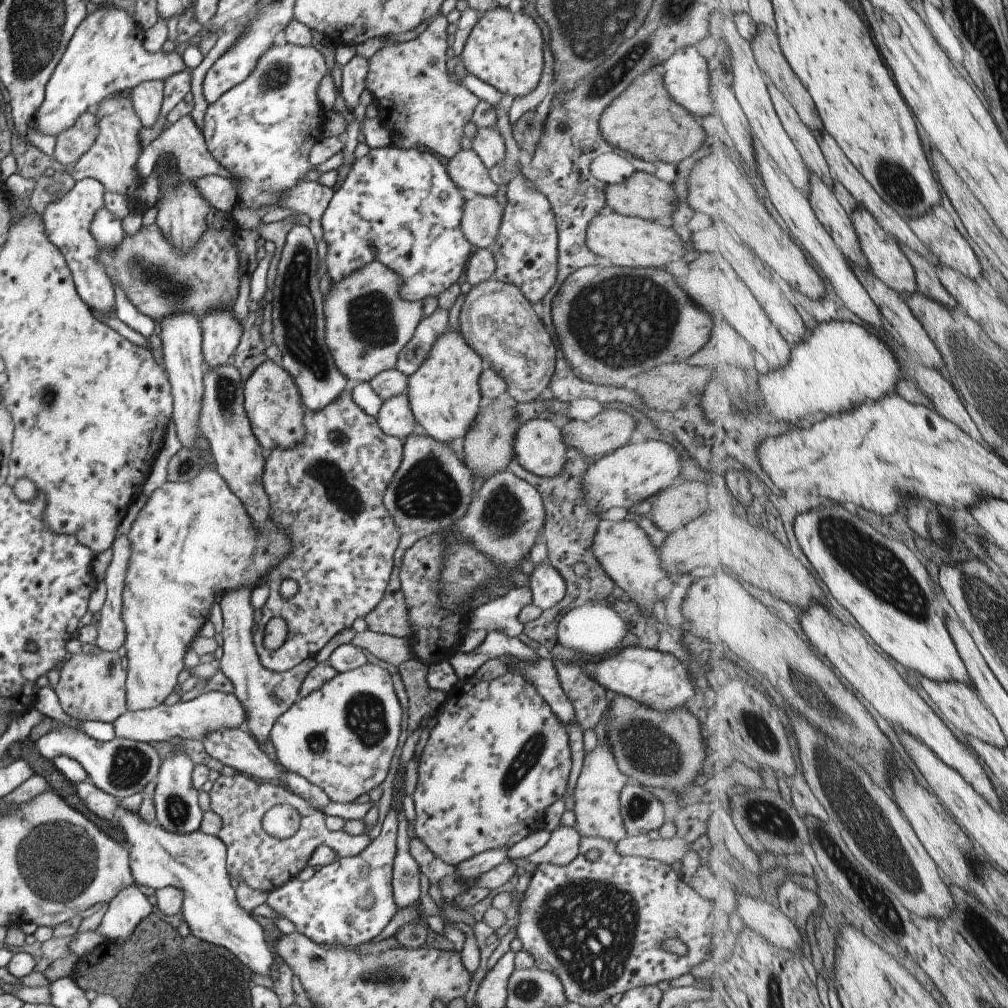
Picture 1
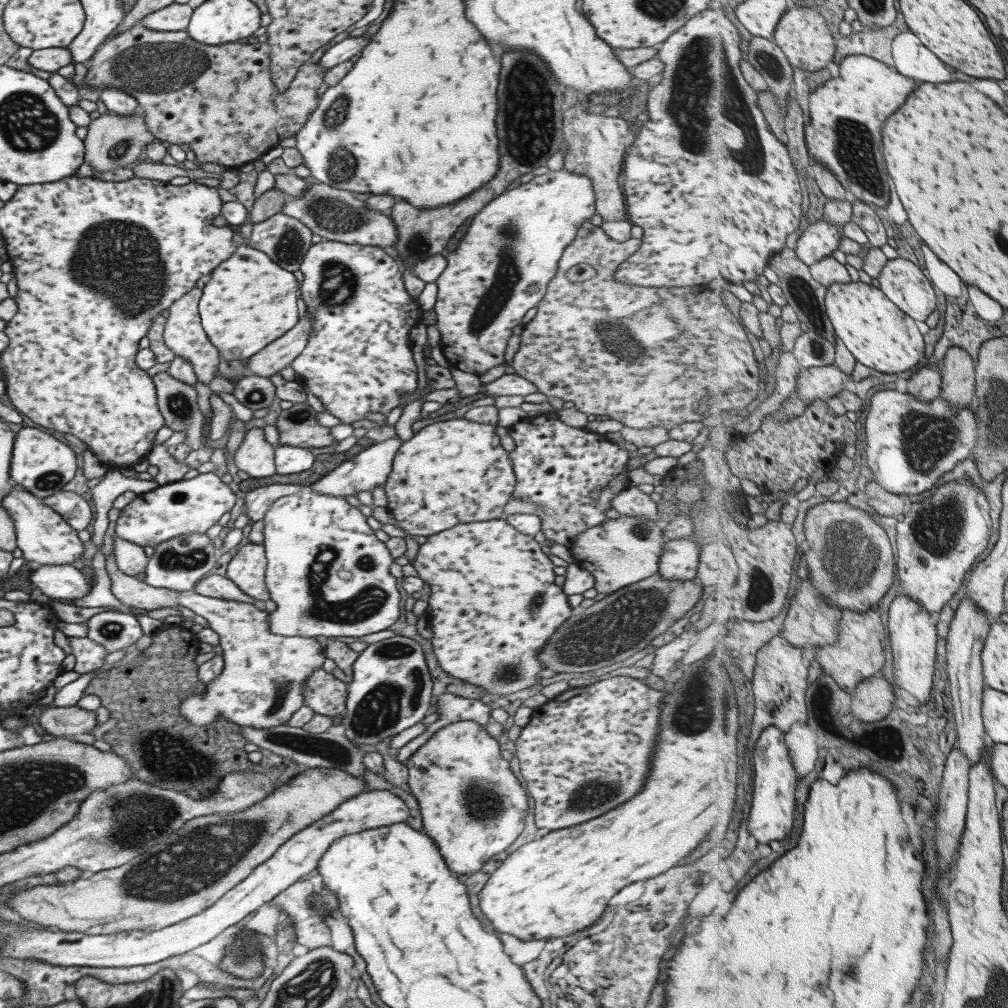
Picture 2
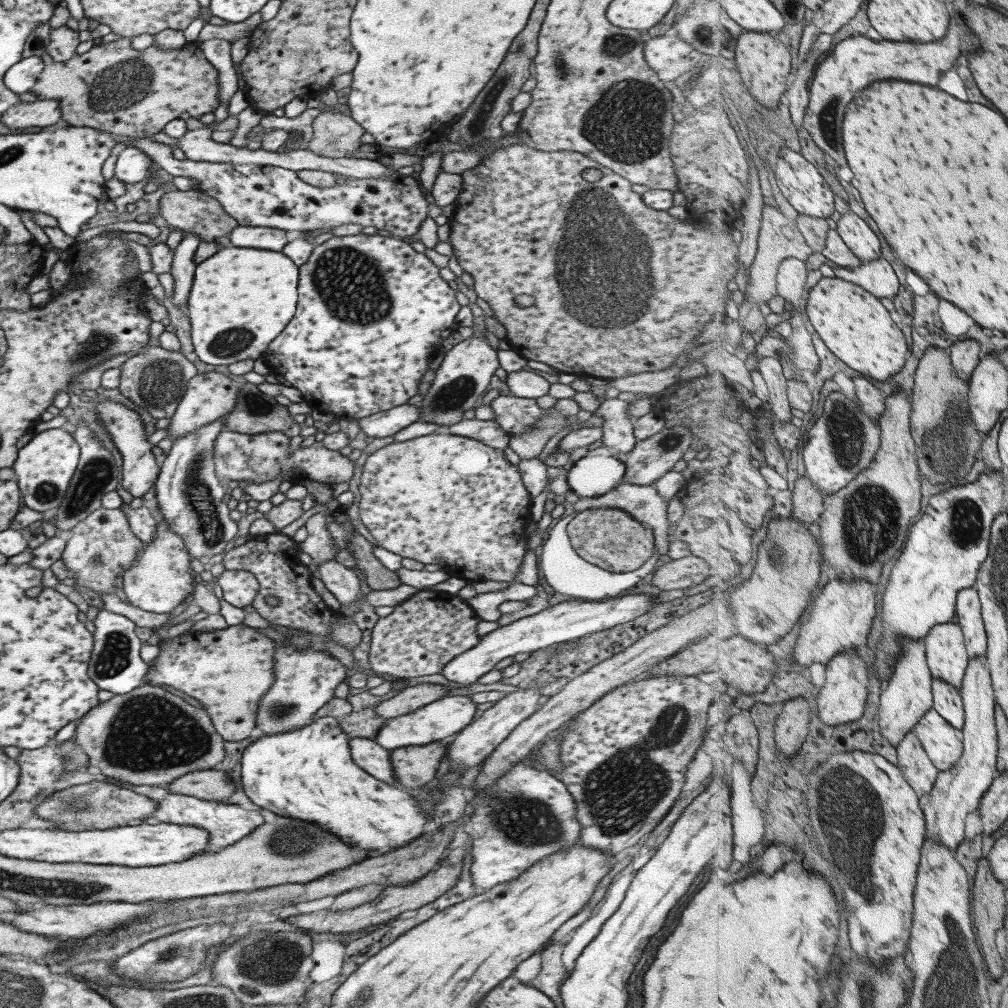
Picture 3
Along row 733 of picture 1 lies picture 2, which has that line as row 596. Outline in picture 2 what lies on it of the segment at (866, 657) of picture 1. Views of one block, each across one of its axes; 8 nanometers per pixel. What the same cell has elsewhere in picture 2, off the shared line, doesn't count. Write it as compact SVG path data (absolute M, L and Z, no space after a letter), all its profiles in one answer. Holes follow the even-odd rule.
M968 479L946 483L929 499L919 503L912 503L910 511L896 524L897 582L899 582L898 595L909 595L909 598L921 602L921 604L933 614L941 612L941 608L953 598L953 594L959 592L959 588L961 588L961 584L963 584L963 580L965 580L965 574L971 572L971 568L973 568L971 564L975 564L977 558L979 558L981 554L985 554L985 550L989 548L989 536L991 536L991 526L993 526L993 520L991 520L989 512L991 512L991 508L989 508L988 496L984 494L984 491L980 487L977 487L975 483Z

